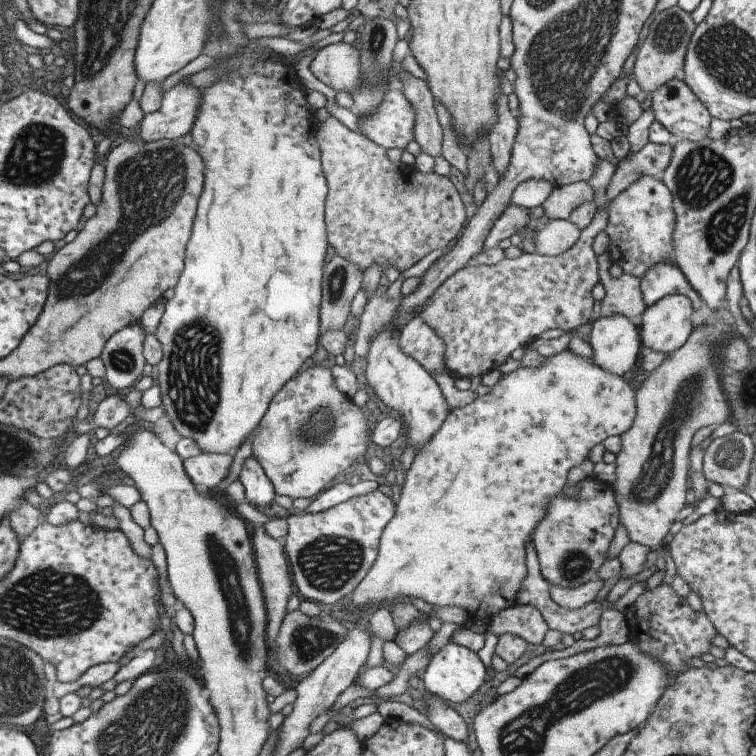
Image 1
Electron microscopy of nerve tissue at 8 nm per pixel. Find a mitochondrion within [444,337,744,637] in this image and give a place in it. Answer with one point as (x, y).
(690, 398)

